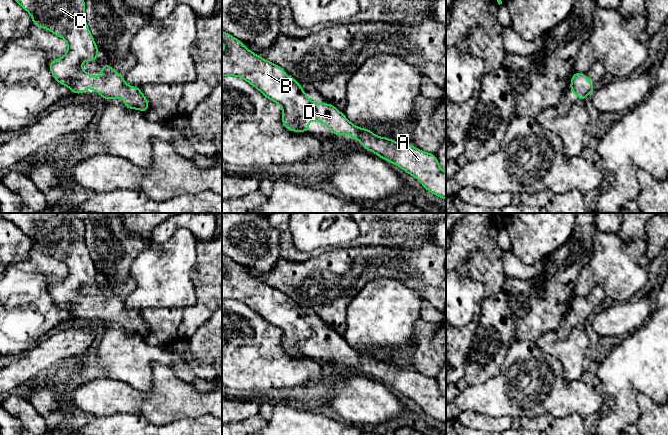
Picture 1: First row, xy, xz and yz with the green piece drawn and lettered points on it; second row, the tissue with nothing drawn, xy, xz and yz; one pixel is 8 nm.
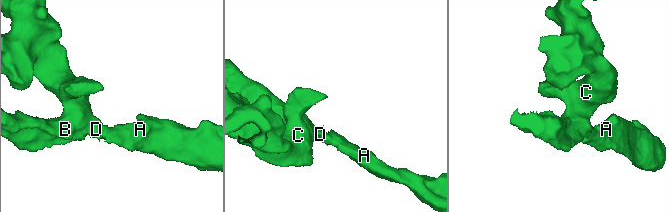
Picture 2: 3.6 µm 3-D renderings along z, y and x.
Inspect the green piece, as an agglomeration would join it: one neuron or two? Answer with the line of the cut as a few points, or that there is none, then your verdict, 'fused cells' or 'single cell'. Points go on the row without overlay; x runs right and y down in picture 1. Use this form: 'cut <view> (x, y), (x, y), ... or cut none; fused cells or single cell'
cut none; single cell

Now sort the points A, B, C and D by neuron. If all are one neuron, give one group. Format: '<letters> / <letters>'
A B C D

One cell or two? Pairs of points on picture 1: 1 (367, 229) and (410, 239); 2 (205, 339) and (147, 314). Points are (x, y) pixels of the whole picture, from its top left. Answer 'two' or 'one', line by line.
1: one
2: two

